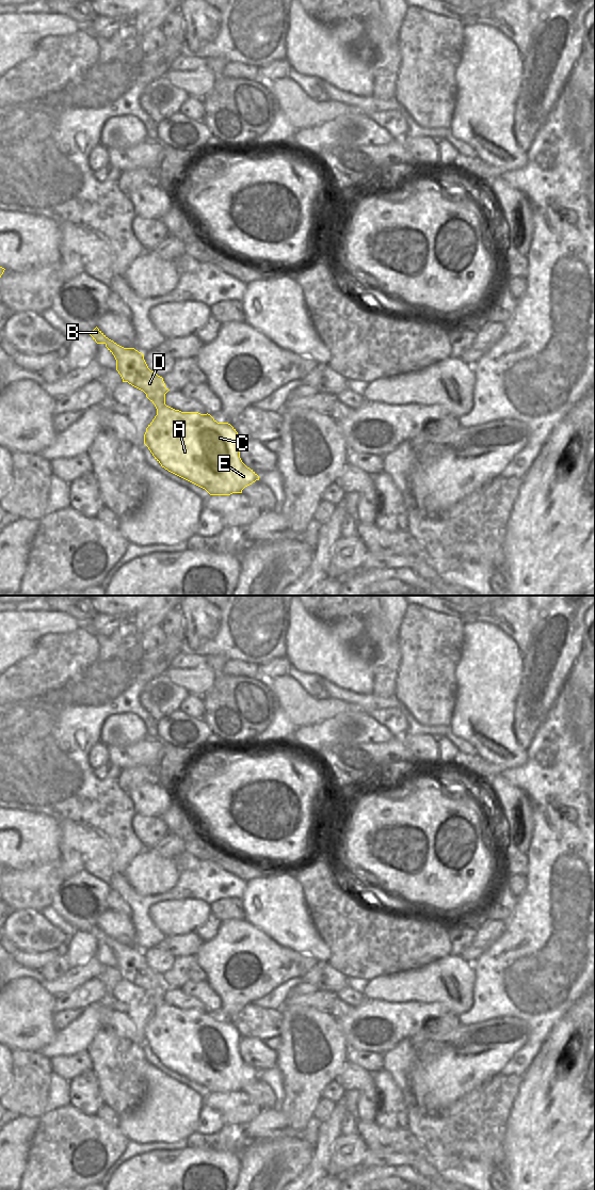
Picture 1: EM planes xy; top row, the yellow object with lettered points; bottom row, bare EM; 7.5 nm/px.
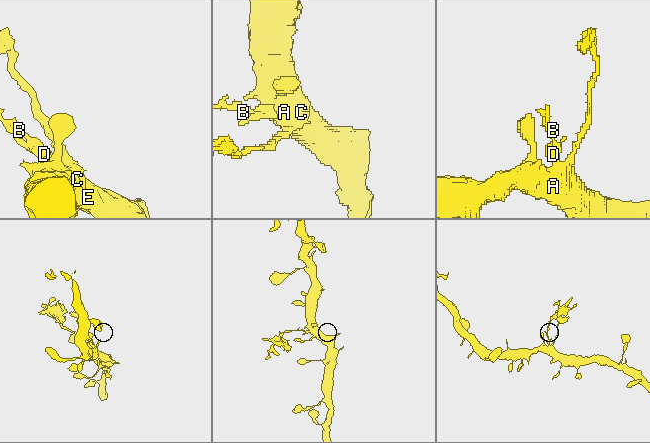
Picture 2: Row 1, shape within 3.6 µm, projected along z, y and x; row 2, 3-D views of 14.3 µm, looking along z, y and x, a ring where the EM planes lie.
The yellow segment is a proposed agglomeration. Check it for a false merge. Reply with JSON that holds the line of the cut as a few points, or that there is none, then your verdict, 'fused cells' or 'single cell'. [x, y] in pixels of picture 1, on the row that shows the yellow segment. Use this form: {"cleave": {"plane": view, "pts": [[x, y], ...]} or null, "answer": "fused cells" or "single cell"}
{"cleave": {"plane": "xy", "pts": [[105, 343], [115, 343]]}, "answer": "fused cells"}

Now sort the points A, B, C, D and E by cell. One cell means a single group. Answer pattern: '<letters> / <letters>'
A C D E / B

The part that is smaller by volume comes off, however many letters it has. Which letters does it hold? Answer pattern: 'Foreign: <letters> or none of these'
Foreign: B

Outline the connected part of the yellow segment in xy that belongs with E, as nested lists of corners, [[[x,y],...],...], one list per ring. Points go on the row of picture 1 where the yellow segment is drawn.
[[[106,343],[108,350],[116,360],[116,370],[123,382],[143,391],[146,397],[155,404],[157,415],[146,428],[144,444],[148,447],[155,459],[168,472],[205,489],[210,495],[230,495],[242,493],[242,490],[259,480],[259,476],[247,467],[240,458],[240,437],[236,429],[228,423],[218,423],[210,414],[198,412],[181,412],[165,404],[165,394],[170,391],[165,387],[163,378],[151,371],[144,354],[134,348],[124,348],[119,345]]]

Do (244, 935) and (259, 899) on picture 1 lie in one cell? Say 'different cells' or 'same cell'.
different cells

